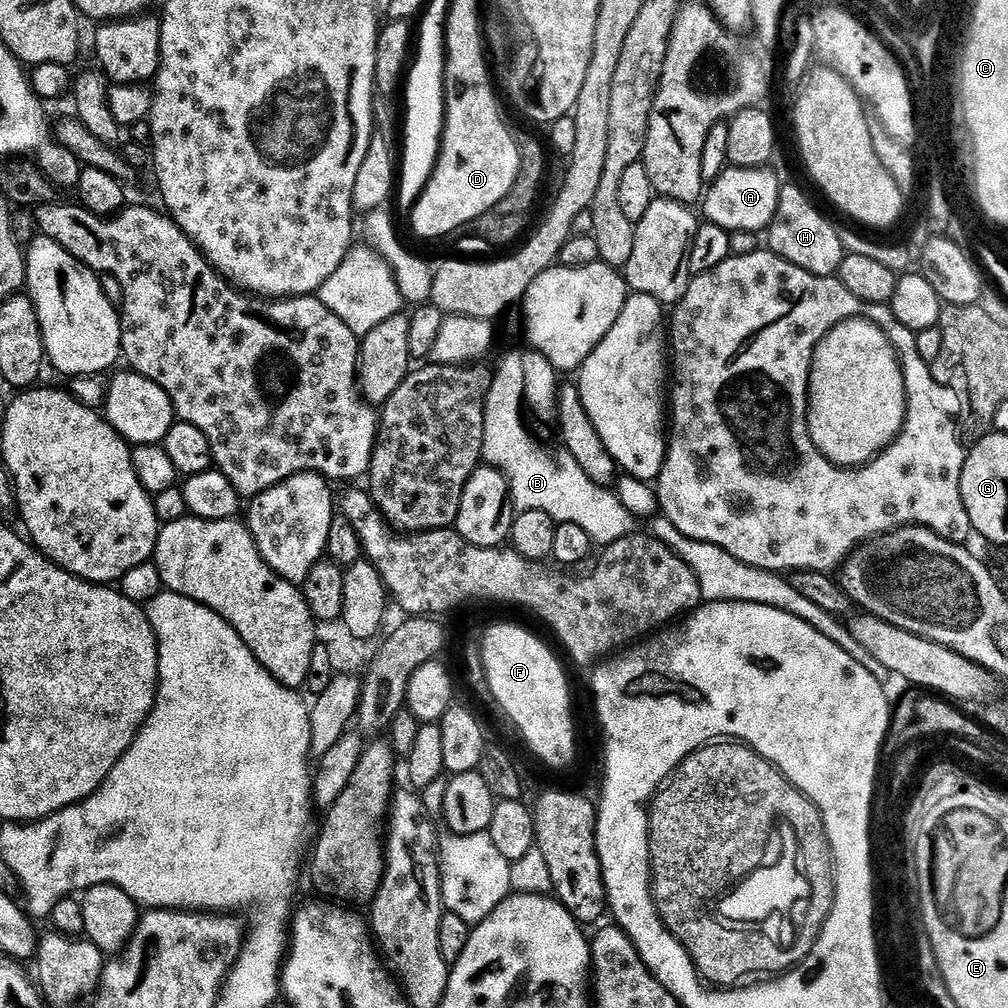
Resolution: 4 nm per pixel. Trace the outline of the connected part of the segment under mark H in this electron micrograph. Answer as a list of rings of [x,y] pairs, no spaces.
[[[781,187],[776,216],[766,229],[767,247],[777,256],[815,276],[836,276],[846,248],[836,228],[796,188]]]

